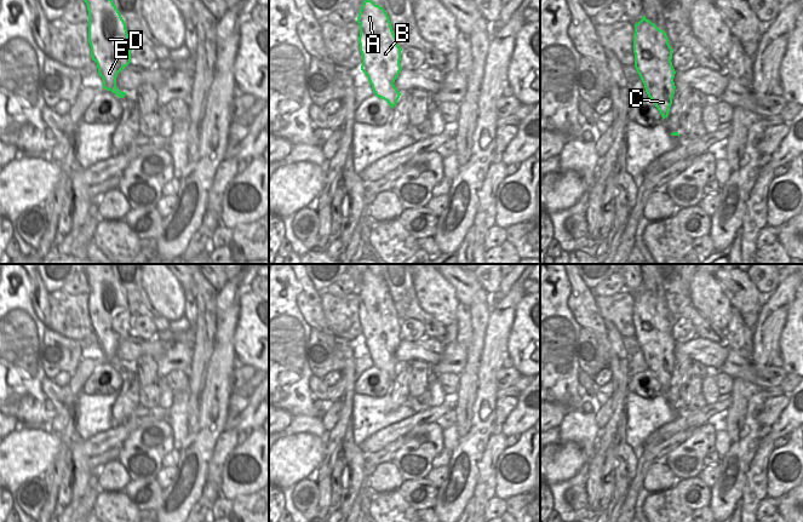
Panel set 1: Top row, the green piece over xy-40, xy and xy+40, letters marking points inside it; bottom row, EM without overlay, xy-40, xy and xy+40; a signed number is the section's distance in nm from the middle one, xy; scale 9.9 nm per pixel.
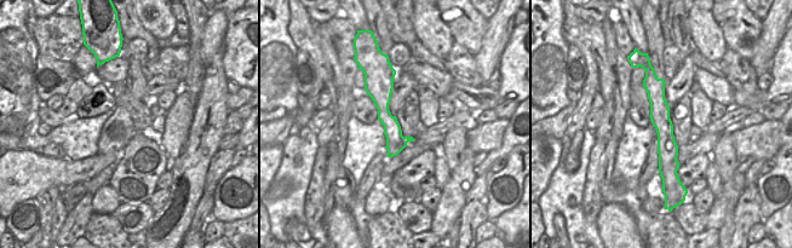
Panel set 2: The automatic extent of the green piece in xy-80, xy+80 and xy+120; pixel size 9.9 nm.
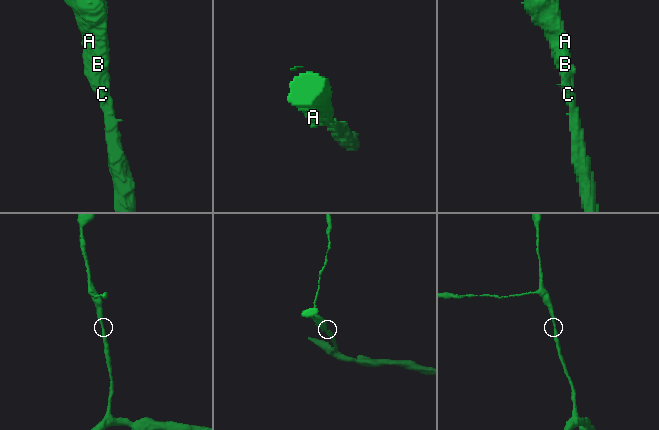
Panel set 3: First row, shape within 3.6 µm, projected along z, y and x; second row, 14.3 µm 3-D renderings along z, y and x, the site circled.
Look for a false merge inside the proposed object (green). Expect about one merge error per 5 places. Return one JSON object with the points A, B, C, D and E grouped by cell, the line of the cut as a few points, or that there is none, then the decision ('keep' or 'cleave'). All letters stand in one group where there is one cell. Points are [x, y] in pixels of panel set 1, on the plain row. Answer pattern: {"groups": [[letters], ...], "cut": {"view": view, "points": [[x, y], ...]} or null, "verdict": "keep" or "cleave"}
{"groups": [["A", "B", "C", "D", "E"]], "cut": null, "verdict": "keep"}

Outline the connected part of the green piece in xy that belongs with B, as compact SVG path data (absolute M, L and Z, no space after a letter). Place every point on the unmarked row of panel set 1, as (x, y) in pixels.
M367 270L356 293L360 296L361 342L367 346L374 366L394 379L401 367L394 354L402 340L402 320L389 287L383 279Z

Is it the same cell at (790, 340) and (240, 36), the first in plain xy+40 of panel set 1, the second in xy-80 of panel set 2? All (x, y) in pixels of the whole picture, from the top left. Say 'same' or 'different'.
same

